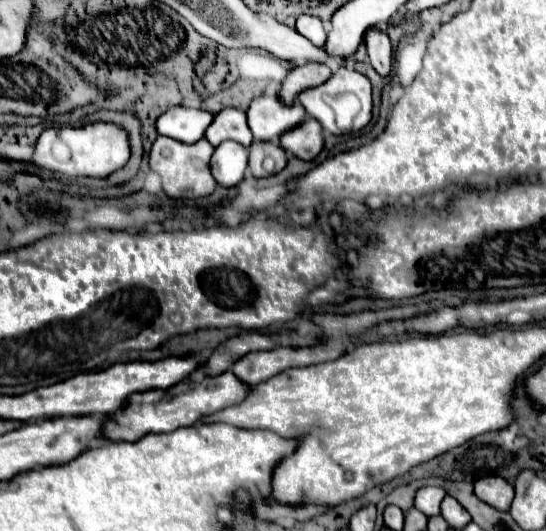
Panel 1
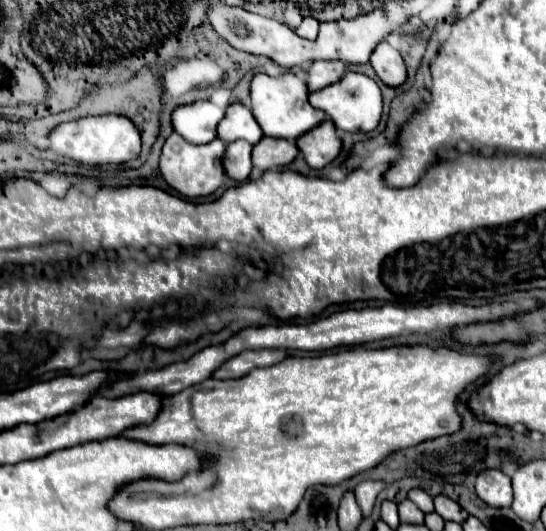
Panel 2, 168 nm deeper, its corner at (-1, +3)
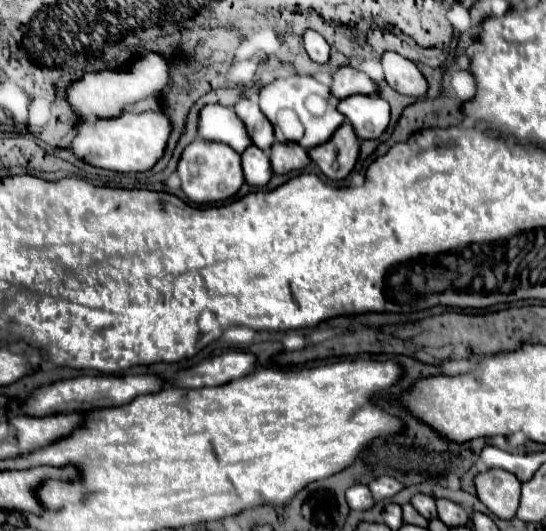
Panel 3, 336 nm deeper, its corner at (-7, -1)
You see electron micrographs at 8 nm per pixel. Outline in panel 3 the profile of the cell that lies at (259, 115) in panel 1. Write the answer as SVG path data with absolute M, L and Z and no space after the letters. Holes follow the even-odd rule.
M288 76L288 78L280 78L280 80L274 80L272 84L266 84L260 88L260 110L264 112L264 116L272 122L274 126L274 132L276 132L276 140L282 142L282 134L278 130L278 124L276 124L276 116L280 110L284 108L290 108L298 114L300 122L304 124L306 132L304 132L304 138L300 140L300 146L310 150L322 142L326 142L334 130L344 122L344 116L336 110L334 106L334 100L330 104L330 88L316 82L312 76Z

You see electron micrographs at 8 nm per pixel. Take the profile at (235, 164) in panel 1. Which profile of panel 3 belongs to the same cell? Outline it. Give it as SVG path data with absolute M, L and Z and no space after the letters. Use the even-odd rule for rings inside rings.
M248 146L242 152L242 170L250 186L266 186L272 174L268 154L256 146Z

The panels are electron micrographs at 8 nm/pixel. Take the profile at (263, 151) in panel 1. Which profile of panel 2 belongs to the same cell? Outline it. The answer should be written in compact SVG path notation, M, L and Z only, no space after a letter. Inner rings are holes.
M264 136L252 150L252 162L260 170L288 166L298 156L298 146L292 140Z

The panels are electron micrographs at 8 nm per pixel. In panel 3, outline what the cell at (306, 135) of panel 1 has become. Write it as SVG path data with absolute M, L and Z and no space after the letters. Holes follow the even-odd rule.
M344 122L328 142L310 148L308 156L330 180L346 178L358 160L358 140L350 122Z

